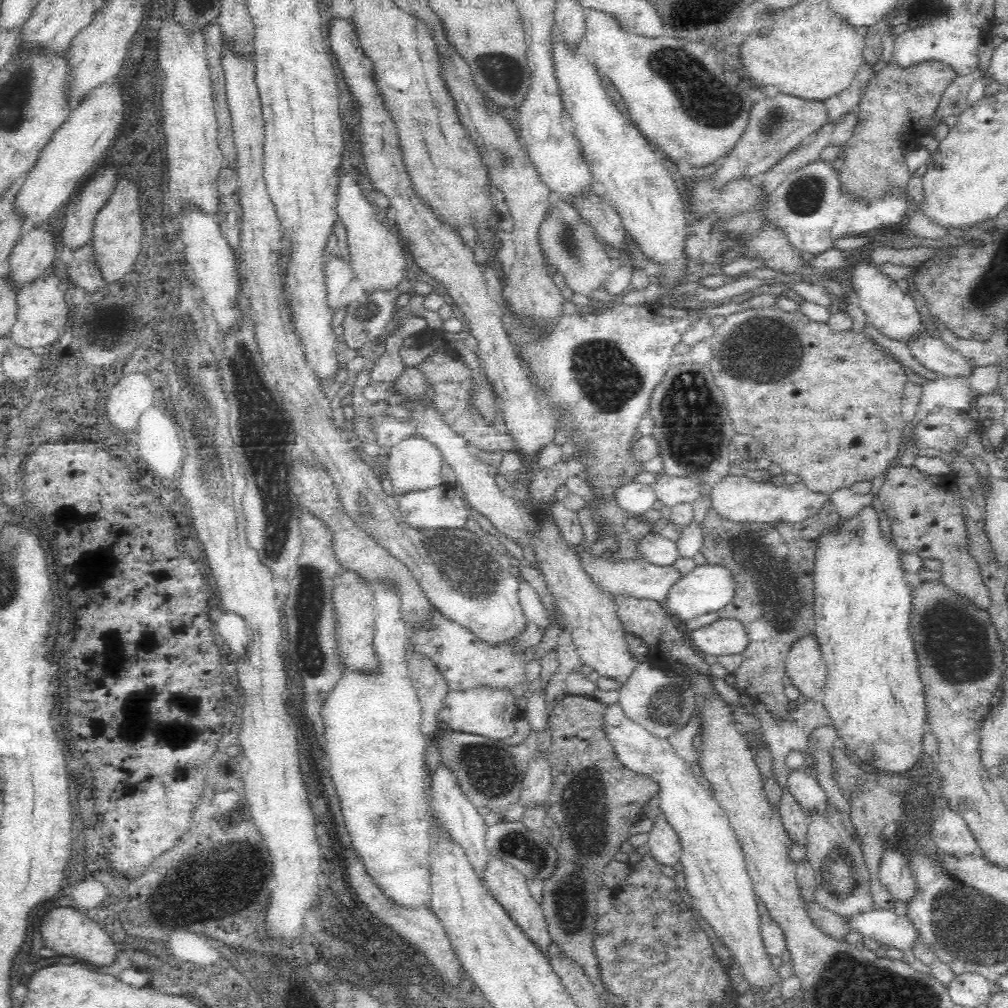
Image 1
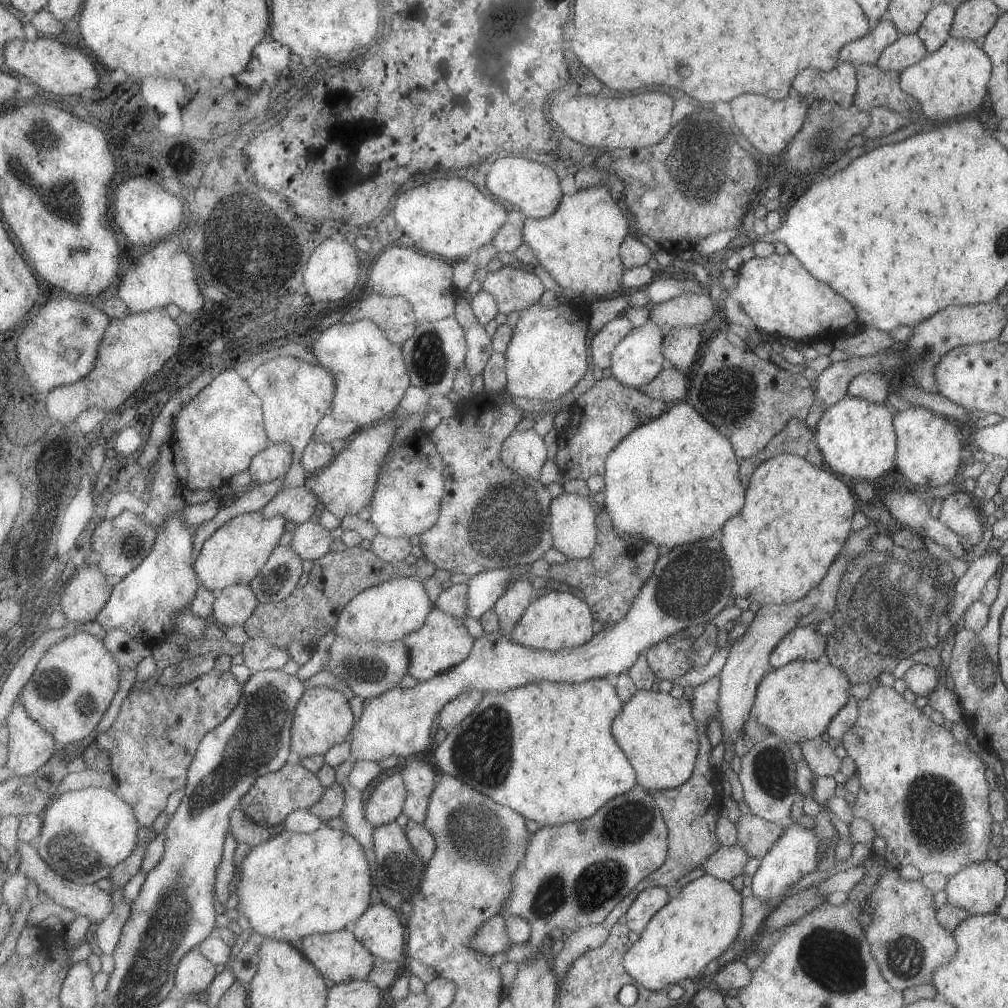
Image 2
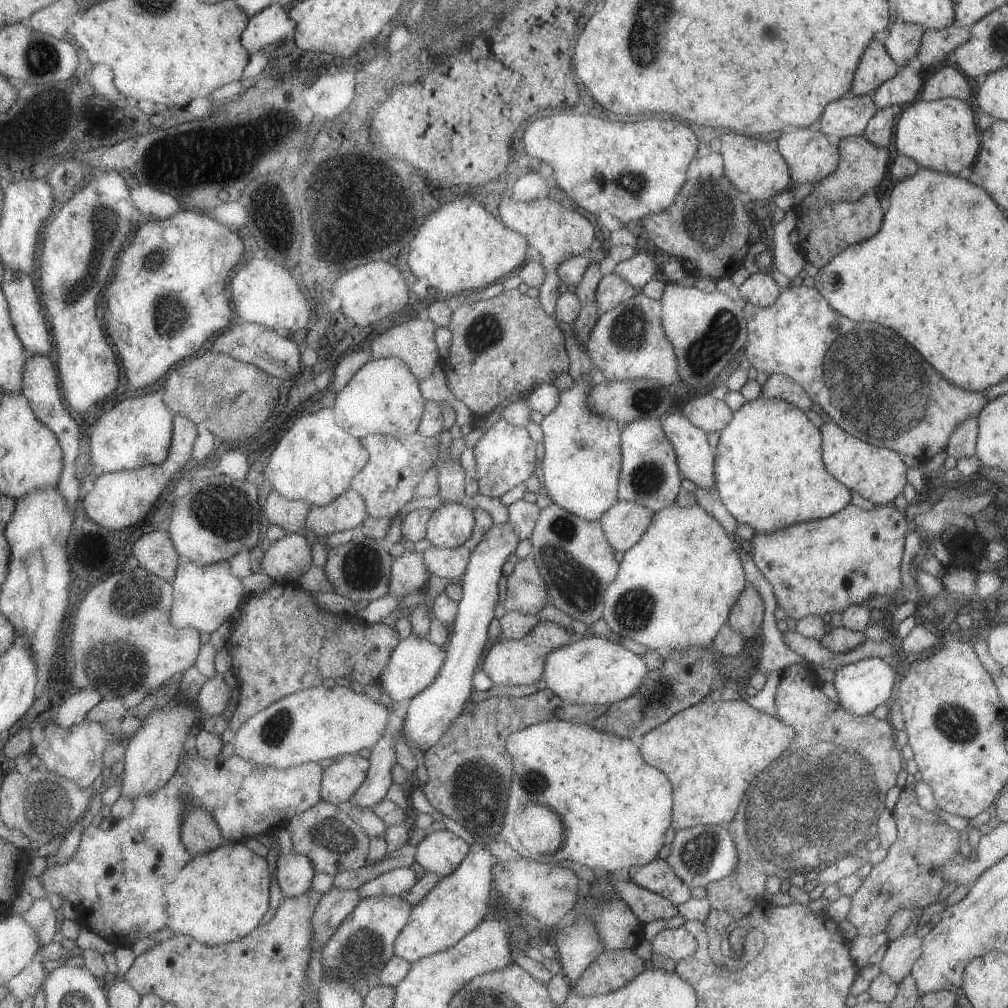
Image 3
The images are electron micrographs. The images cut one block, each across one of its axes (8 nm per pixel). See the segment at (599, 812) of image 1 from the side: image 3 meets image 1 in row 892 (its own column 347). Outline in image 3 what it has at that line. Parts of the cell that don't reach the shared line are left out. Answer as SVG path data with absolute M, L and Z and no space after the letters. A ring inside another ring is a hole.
M359 529L351 540L328 549L328 561L324 569L334 586L333 589L359 604L372 603L390 594L393 565L394 558L387 551L387 545L368 537Z

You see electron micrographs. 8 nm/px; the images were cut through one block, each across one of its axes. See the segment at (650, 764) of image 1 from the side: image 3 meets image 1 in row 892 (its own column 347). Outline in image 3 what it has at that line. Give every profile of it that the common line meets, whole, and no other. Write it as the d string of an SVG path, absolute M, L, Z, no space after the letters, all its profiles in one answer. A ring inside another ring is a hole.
M329 683L319 685L318 687L313 687L281 699L276 703L273 703L269 708L262 710L260 713L257 713L255 716L252 716L236 733L233 738L233 750L235 754L240 757L249 759L252 763L257 765L267 765L268 767L273 767L276 769L288 769L291 767L296 767L305 763L317 763L321 760L335 760L344 757L345 755L357 754L361 750L368 748L371 750L384 736L387 732L389 721L390 721L391 708L387 701L377 701L375 699L369 698L365 694L358 694L353 692L351 688L346 688L344 686L337 685L332 688Z

